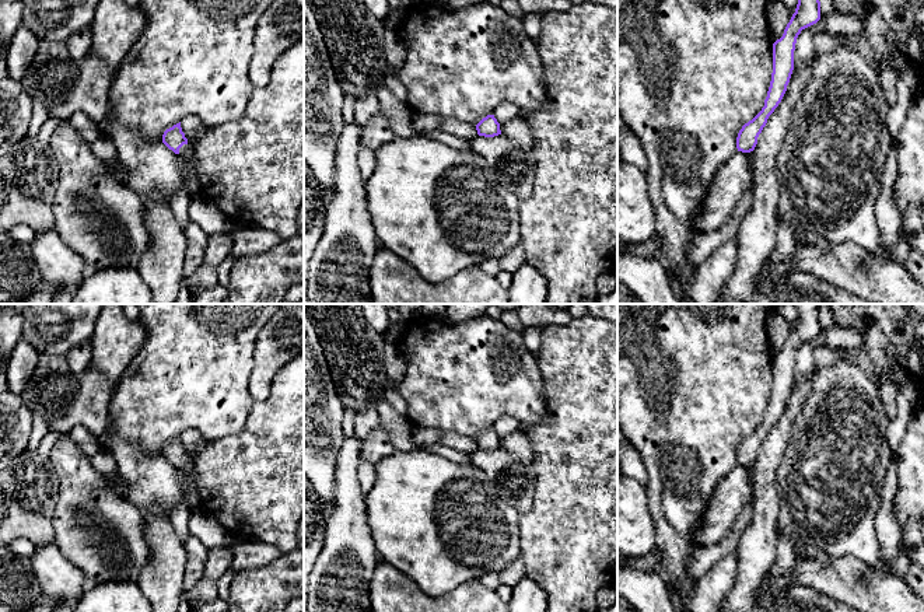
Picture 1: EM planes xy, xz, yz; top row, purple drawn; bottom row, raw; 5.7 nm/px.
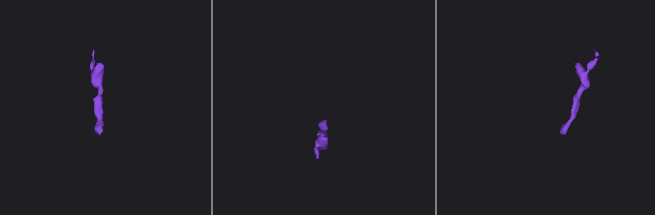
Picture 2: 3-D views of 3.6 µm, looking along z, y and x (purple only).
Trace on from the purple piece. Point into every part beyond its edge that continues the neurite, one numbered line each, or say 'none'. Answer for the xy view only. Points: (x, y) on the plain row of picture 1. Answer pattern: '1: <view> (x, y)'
1: xy (186, 464)

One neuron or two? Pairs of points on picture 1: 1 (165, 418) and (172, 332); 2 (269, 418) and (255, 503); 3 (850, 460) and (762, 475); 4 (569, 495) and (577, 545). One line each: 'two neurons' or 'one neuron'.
1: one neuron
2: one neuron
3: two neurons
4: one neuron

